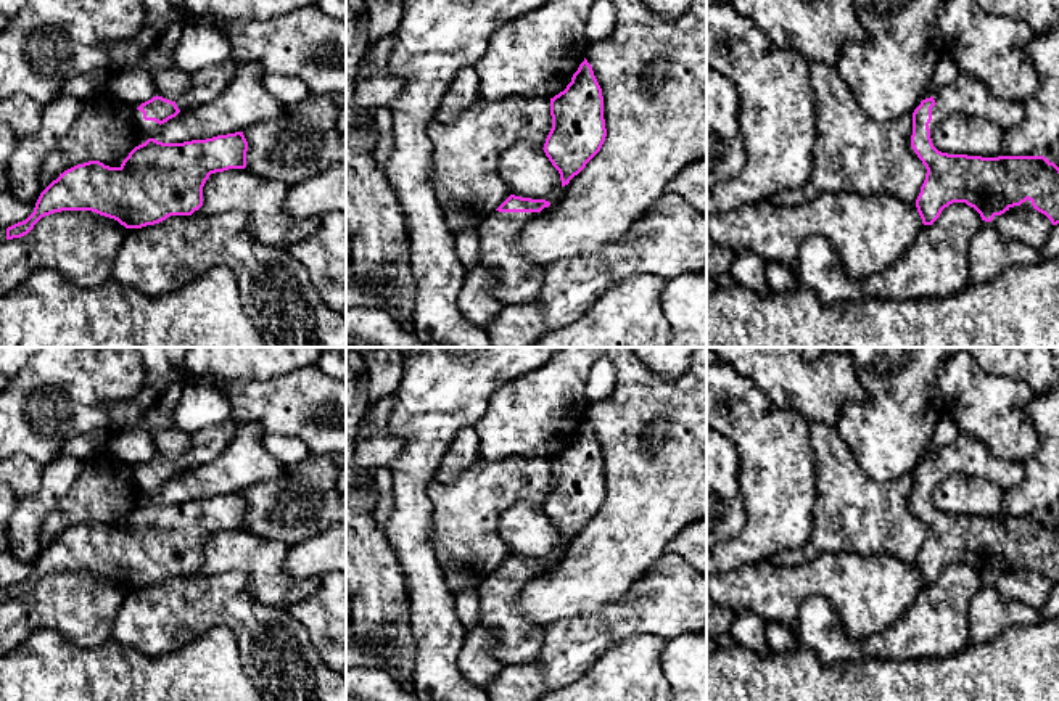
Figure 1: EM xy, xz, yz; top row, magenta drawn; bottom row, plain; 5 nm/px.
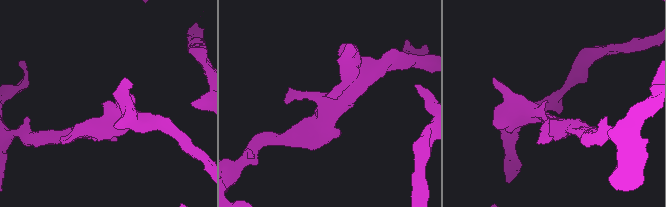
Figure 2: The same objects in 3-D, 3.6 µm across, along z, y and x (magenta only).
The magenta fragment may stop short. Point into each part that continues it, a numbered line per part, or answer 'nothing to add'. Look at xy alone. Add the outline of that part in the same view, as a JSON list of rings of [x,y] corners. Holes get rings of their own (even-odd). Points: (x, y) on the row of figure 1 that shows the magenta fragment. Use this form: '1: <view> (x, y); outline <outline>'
1: xy (145, 126); outline [[[132,105],[132,108],[135,109],[135,121],[137,121],[137,125],[140,127],[140,130],[142,132],[153,132],[153,130],[156,130],[159,127],[159,124],[155,122],[155,121],[145,121],[143,119],[143,113],[137,109],[138,106],[140,105]]]

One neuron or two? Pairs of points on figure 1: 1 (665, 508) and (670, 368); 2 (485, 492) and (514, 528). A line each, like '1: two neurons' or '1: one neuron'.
1: two neurons
2: two neurons

